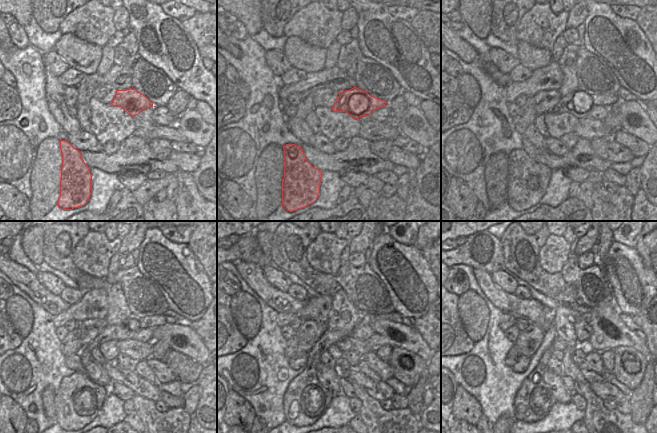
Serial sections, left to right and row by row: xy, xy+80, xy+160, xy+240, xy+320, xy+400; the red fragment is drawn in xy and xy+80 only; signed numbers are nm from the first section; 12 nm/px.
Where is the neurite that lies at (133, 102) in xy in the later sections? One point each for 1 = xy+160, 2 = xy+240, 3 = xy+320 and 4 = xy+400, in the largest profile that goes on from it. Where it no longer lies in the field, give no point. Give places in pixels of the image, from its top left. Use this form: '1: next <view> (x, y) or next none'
1: next xy+160 (579, 103)
2: next xy+240 (130, 327)
3: next xy+320 (306, 399)
4: next xy+400 (533, 401)

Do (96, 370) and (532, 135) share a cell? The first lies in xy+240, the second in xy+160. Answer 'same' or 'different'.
same

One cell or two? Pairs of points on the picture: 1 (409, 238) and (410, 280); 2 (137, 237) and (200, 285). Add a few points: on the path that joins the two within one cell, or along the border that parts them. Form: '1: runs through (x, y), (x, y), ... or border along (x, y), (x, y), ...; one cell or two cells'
1: border along (388, 234), (401, 243), (415, 245); two cells
2: border along (146, 231), (138, 248); two cells

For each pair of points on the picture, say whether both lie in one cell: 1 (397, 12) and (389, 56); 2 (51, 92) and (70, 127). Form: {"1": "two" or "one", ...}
{"1": "two", "2": "one"}

